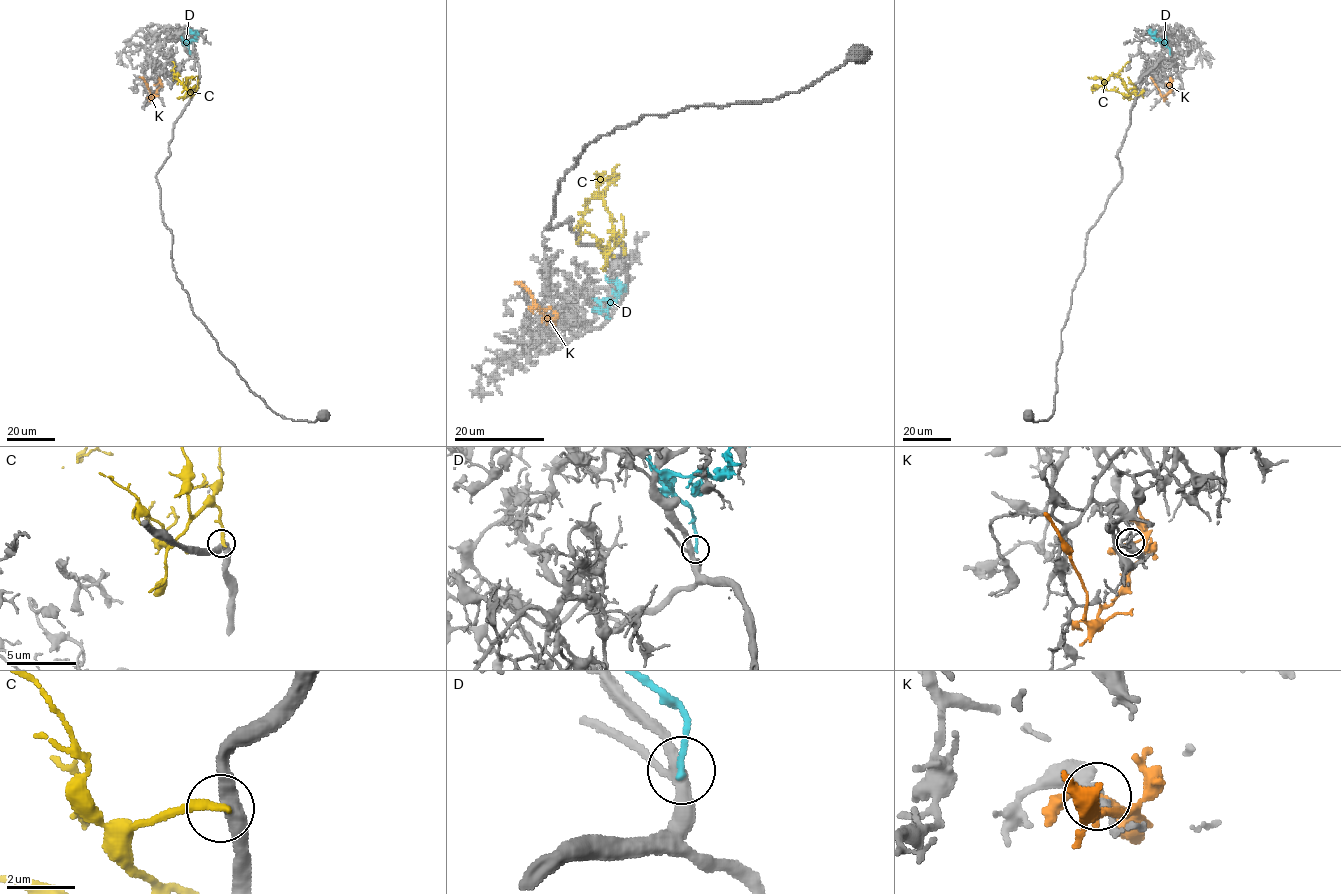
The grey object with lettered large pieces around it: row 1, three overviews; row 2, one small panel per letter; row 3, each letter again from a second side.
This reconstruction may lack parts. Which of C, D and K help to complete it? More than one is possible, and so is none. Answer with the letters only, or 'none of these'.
none of these

